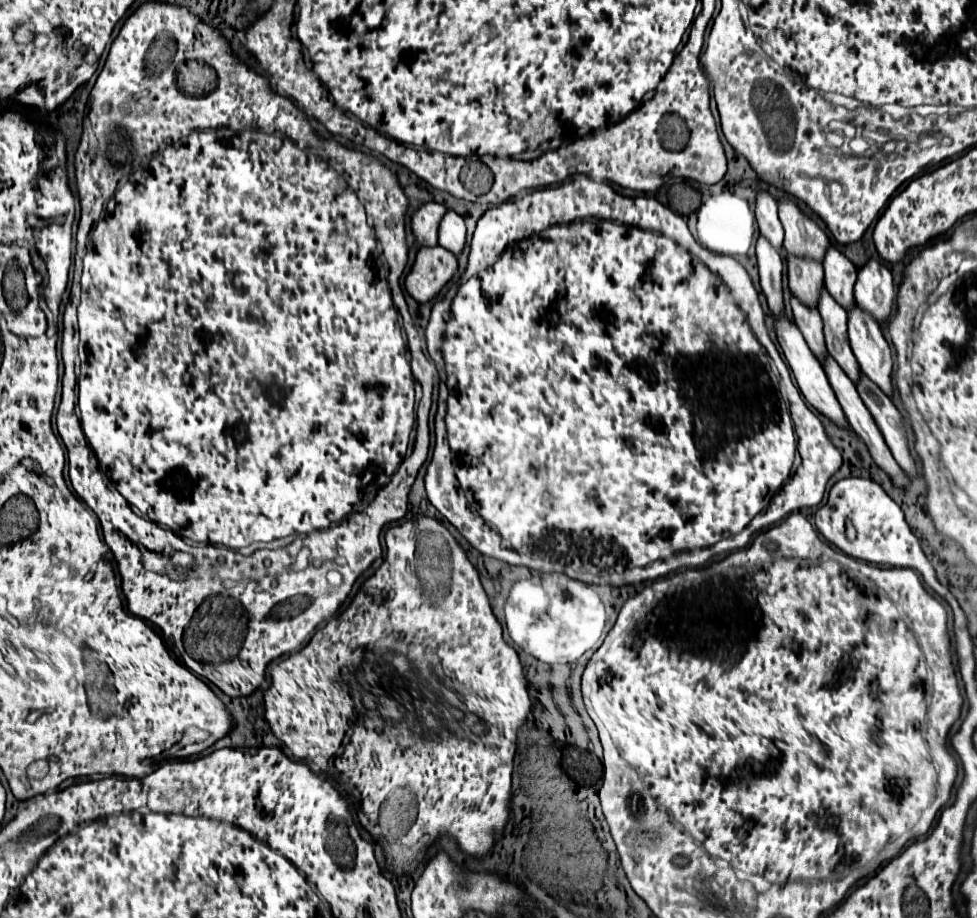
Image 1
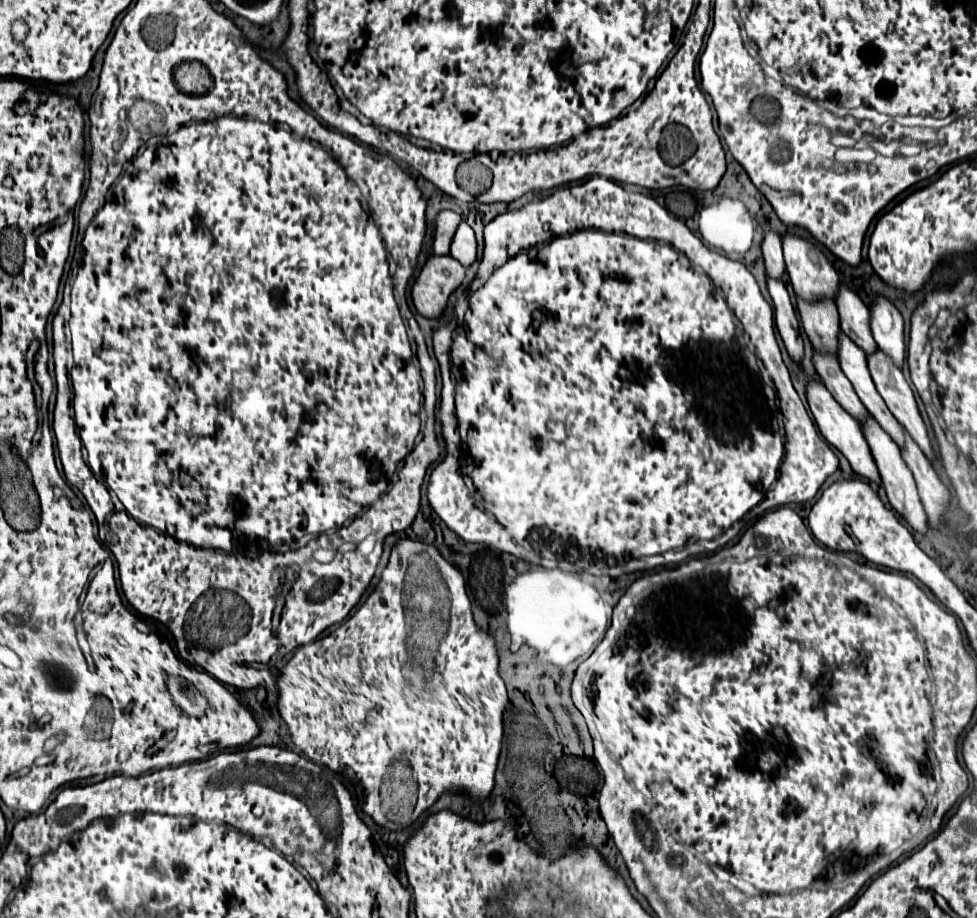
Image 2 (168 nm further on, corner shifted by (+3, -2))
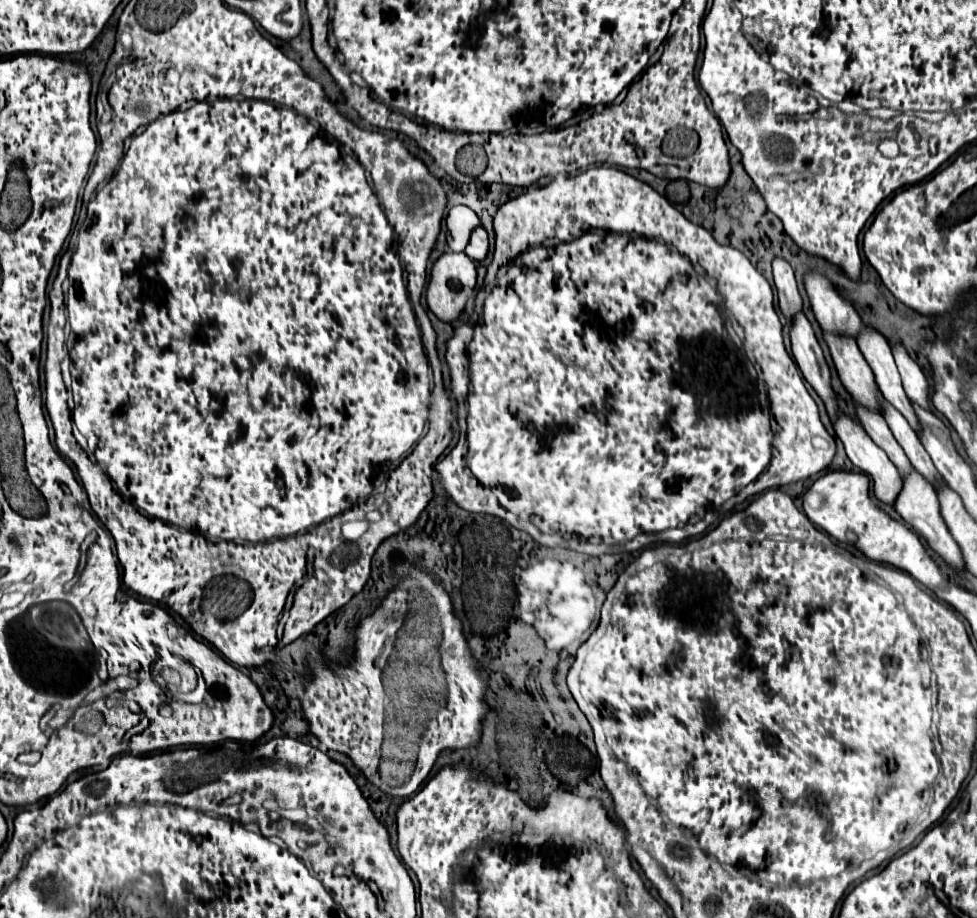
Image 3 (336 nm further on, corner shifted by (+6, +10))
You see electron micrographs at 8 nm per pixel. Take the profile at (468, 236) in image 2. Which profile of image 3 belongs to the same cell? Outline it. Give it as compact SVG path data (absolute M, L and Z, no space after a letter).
M478 227L472 237L470 237L470 243L466 247L466 255L474 261L484 261L486 255L488 255L488 249L490 249L490 243L488 243L488 233L484 227Z

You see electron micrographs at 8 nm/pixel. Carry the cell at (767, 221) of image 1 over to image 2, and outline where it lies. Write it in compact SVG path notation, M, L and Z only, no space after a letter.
M765 231L761 251L763 251L767 273L771 277L781 277L781 273L785 271L785 261L781 253L781 235L775 231Z

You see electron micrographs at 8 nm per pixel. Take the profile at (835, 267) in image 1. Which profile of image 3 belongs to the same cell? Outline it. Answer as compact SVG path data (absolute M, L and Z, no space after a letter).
M866 325L864 331L860 331L860 335L858 335L858 347L860 347L862 355L866 357L866 361L870 363L870 367L876 375L878 387L880 387L882 395L886 397L886 401L892 403L908 419L912 429L920 435L920 423L916 421L916 413L912 413L912 403L910 403L908 395L904 393L900 373L898 373L894 357L892 357L892 349L890 349L888 341L884 339L884 335Z

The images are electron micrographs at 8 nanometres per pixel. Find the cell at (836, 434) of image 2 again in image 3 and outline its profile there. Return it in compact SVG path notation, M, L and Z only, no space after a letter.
M846 415L834 421L834 431L844 443L848 459L862 473L872 477L876 499L894 507L894 501L900 493L902 477L892 461L886 457L886 453L878 445L874 445L868 433L864 433L864 429L860 429L860 425Z

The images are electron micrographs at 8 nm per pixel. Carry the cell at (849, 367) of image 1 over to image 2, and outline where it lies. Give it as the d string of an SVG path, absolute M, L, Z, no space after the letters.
M841 333L841 337L837 339L837 359L845 377L851 381L857 397L867 407L867 411L879 421L879 425L891 435L891 439L897 445L903 445L903 429L899 421L891 415L891 411L887 409L885 401L879 397L873 385L863 349L859 349L859 345L855 345L849 337L845 337L845 333Z

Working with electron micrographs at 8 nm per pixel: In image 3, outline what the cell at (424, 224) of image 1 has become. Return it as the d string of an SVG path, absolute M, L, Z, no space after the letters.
M458 205L448 211L446 225L448 225L448 247L452 251L464 251L468 245L468 237L472 235L472 229L480 227L480 217L472 209Z

